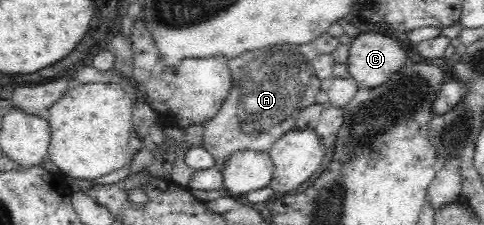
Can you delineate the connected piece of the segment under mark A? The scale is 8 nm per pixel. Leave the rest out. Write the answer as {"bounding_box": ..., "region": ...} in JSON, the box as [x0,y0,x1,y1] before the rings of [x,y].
{"bounding_box":[201,32,339,171],"region":[[[329,32],[323,33],[303,45],[280,44],[259,48],[251,52],[243,53],[239,57],[228,61],[232,74],[233,88],[229,91],[225,104],[221,105],[217,115],[205,124],[205,134],[201,145],[215,157],[215,167],[222,171],[225,161],[233,152],[250,149],[260,152],[268,152],[275,141],[284,137],[287,133],[298,130],[297,119],[306,107],[316,103],[315,97],[320,92],[321,82],[314,71],[314,61],[319,55],[331,54],[339,44],[339,40]]]}

